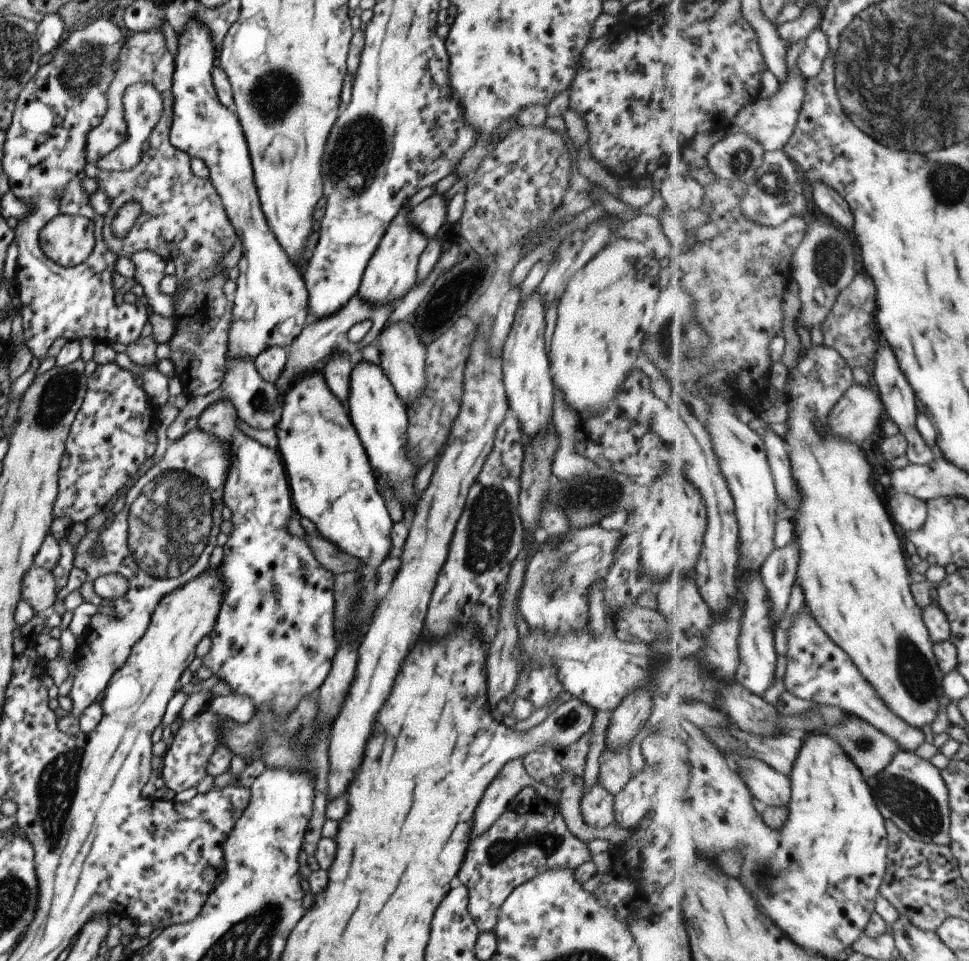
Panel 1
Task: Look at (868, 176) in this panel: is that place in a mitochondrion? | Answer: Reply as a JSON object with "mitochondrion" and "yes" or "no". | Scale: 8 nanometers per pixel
{"mitochondrion":"no"}

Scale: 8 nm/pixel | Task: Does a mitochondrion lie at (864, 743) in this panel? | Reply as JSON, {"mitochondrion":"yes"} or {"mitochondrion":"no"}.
{"mitochondrion":"yes"}

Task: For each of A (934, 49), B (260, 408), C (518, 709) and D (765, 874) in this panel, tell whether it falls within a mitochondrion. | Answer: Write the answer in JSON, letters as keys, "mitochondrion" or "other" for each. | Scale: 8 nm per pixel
{"A":"mitochondrion","B":"mitochondrion","C":"other","D":"mitochondrion"}

